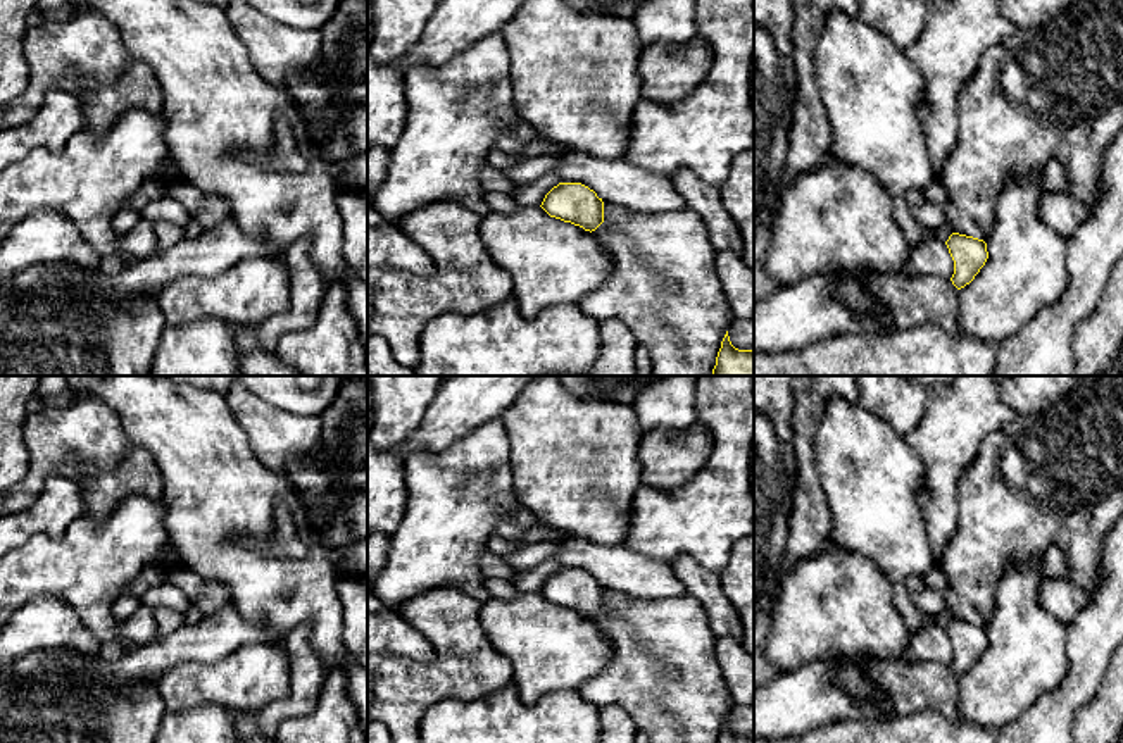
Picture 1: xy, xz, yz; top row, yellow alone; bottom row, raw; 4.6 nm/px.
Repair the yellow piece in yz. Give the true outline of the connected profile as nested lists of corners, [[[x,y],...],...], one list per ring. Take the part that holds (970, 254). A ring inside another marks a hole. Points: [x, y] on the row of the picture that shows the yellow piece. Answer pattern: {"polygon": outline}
{"polygon": [[[952,233],[945,241],[954,260],[952,284],[961,290],[969,284],[988,259],[987,243],[983,240]]]}

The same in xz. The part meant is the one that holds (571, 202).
{"polygon": [[[559,183],[540,205],[550,217],[595,231],[604,222],[604,202],[581,183]]]}

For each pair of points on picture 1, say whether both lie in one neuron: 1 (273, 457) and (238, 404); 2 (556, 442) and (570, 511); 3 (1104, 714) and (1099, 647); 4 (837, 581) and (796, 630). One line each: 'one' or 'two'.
1: one
2: one
3: two
4: one

